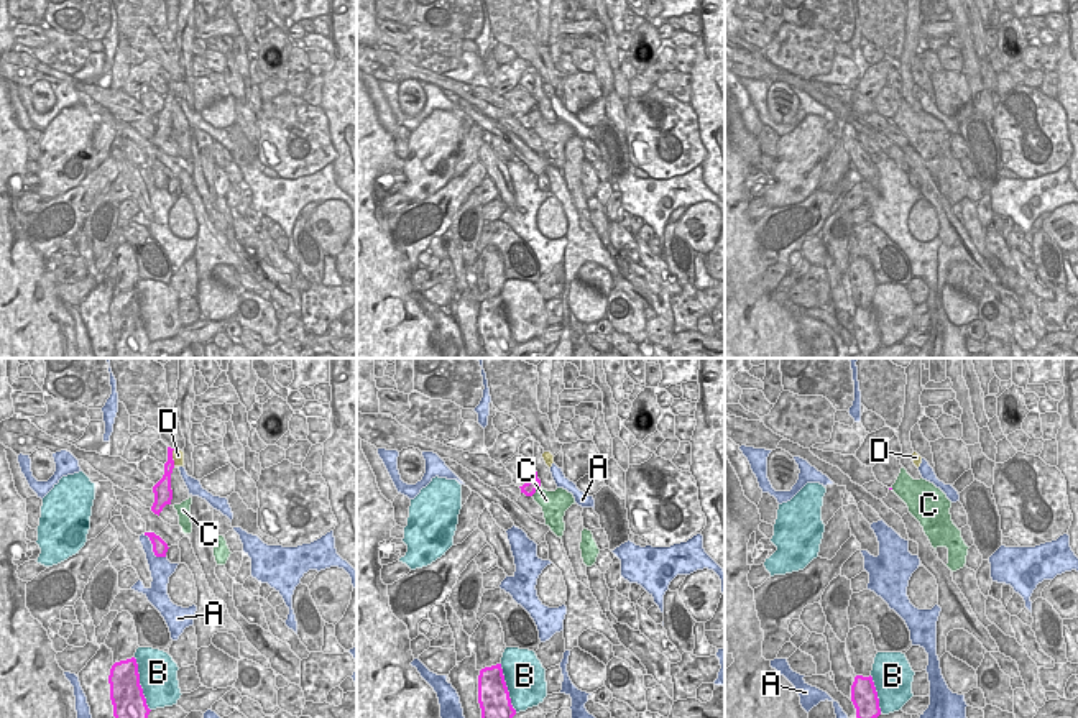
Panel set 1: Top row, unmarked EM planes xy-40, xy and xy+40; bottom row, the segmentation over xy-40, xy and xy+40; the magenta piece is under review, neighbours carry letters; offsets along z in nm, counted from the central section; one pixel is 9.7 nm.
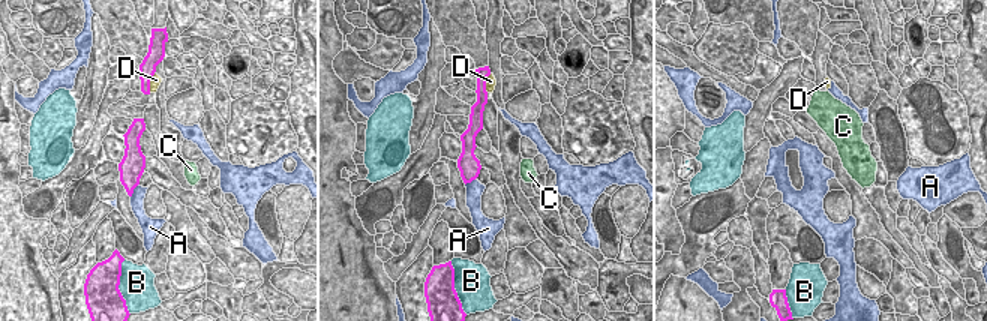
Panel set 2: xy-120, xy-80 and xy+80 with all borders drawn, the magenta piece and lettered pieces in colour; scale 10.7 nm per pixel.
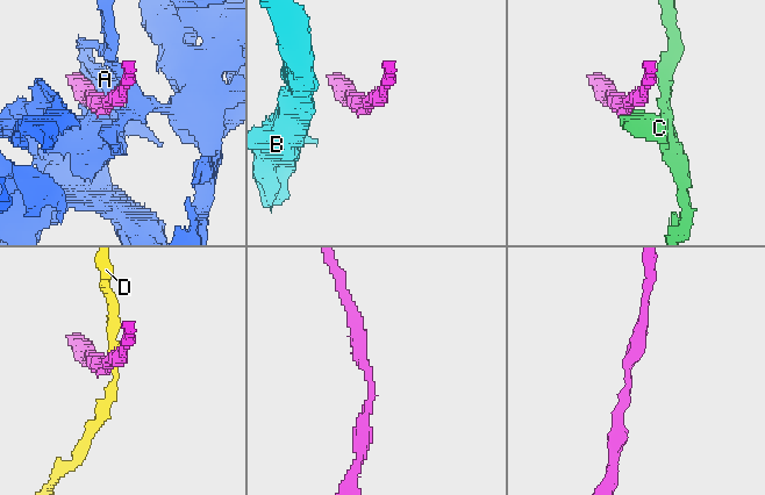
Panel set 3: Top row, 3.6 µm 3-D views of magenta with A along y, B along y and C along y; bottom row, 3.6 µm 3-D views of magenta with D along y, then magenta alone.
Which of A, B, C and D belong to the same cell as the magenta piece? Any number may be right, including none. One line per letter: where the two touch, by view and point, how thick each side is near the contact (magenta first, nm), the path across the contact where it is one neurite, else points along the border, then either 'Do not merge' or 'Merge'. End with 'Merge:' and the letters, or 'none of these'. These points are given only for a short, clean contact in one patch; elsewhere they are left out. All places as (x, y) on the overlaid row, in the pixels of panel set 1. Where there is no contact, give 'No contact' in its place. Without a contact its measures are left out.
A: Touches magenta at xy-40 (153, 549). Thickness 160 nm (magenta) against 220 nm. Do not merge
B: Touches magenta at xy-40 (138, 684). Thickness 320 nm (magenta) against 380 nm. Do not merge
C: Touches magenta at xy (536, 488). Thickness 130 nm (magenta) against 260 nm. Boundary: xy (541, 485), (531, 495). Do not merge
D: Touches magenta at xy-40 (171, 457). Thickness 120 nm (magenta) against 130 nm. Boundary: xy-40 (173, 449), (175, 465). Do not merge
Merge: none of these.

